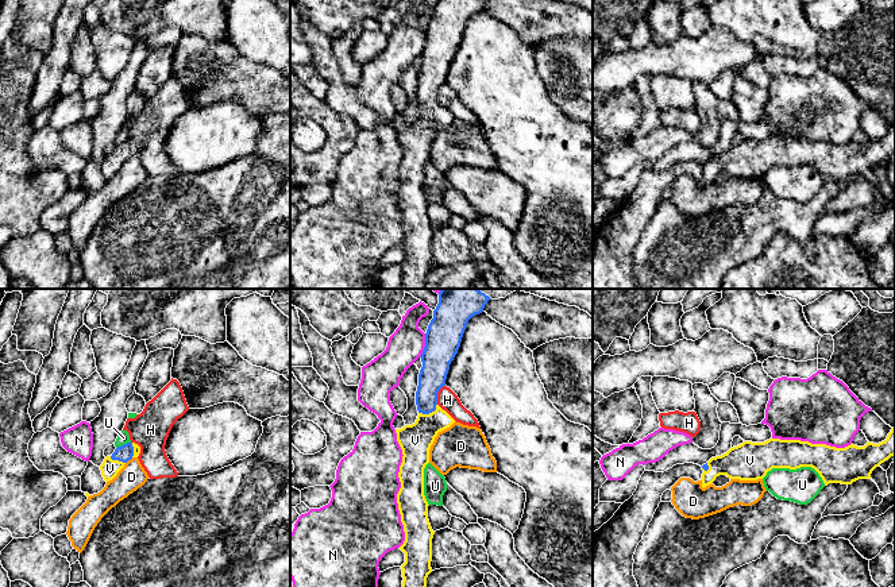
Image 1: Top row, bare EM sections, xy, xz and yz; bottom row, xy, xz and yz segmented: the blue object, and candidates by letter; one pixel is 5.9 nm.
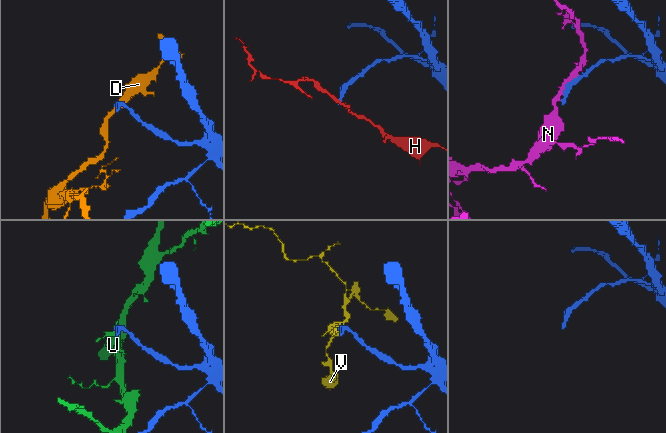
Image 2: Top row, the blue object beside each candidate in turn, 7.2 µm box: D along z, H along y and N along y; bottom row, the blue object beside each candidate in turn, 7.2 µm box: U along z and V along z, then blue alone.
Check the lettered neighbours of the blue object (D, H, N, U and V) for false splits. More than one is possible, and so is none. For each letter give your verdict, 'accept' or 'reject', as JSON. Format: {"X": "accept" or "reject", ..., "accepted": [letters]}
{"D": "reject", "H": "reject", "N": "reject", "U": "reject", "V": "accept", "accepted": ["V"]}

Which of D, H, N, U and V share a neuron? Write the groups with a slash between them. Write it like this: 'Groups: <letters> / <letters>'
Groups: D / H / N / U / V

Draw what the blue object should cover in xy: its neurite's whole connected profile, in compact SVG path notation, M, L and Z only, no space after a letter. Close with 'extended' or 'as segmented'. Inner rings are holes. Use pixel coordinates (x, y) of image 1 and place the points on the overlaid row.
M127 443L117 447L111 456L107 456L100 466L101 475L105 482L112 480L117 472L124 467L124 464L132 457L138 457L140 453L140 447L135 443Z; extended

